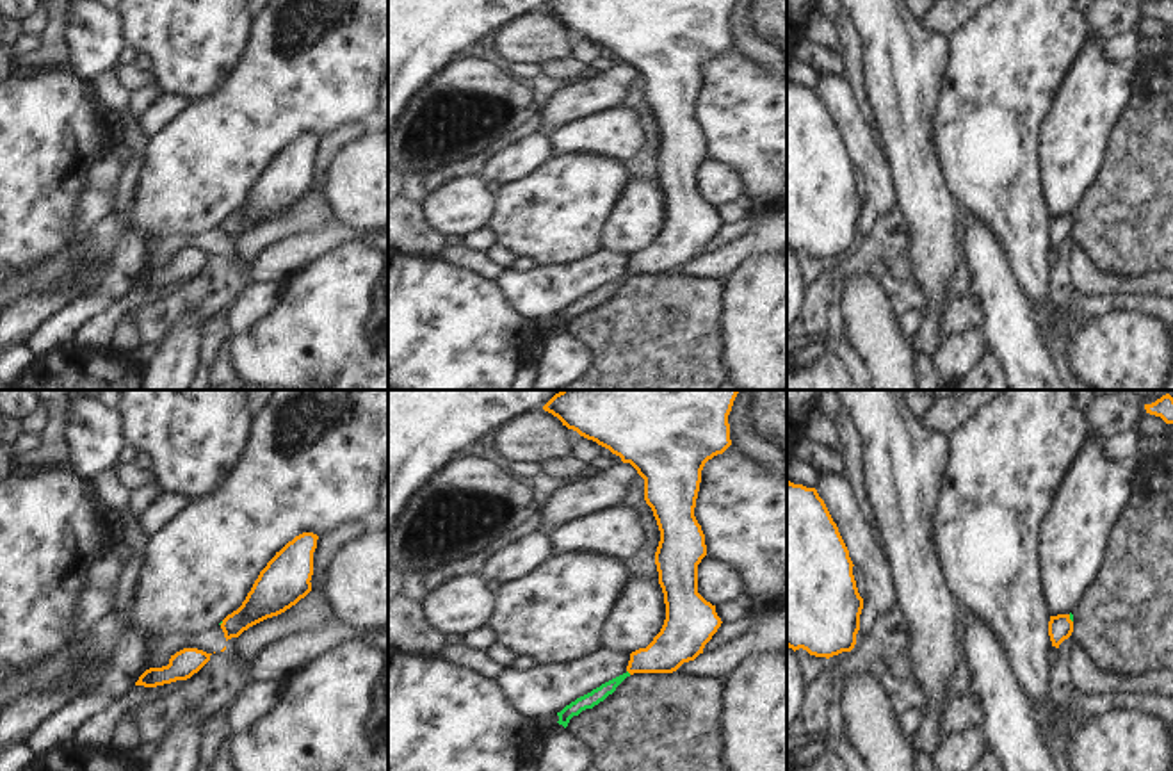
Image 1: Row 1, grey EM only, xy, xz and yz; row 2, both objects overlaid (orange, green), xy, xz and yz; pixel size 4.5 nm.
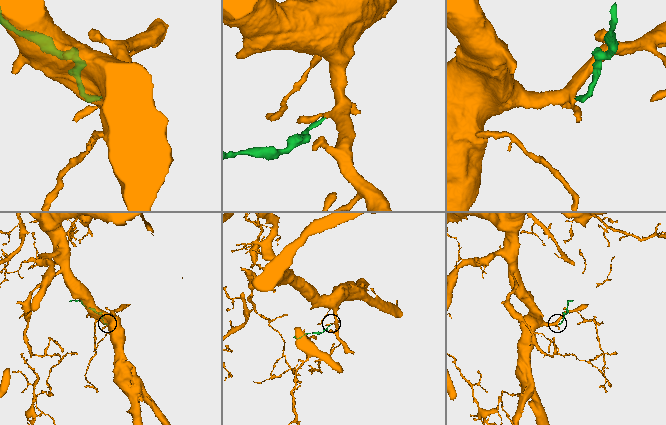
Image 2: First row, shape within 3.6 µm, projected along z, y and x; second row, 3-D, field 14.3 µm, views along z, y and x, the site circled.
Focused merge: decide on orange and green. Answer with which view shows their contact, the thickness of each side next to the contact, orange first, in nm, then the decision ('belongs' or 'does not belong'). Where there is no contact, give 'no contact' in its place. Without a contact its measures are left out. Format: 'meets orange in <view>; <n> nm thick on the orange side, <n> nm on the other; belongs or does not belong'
meets orange in xz; 180 nm thick on the orange side, 70 nm on the other; belongs

